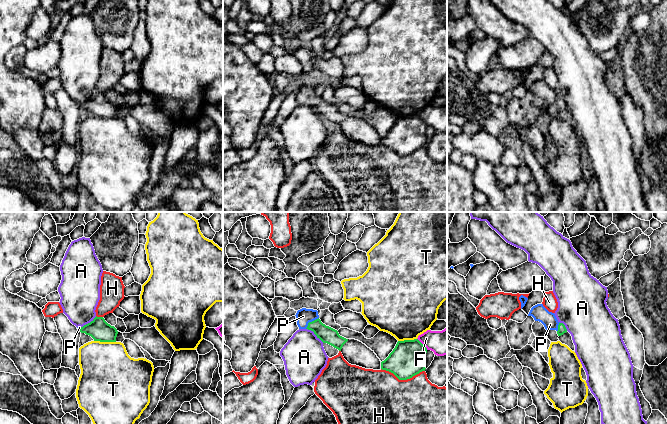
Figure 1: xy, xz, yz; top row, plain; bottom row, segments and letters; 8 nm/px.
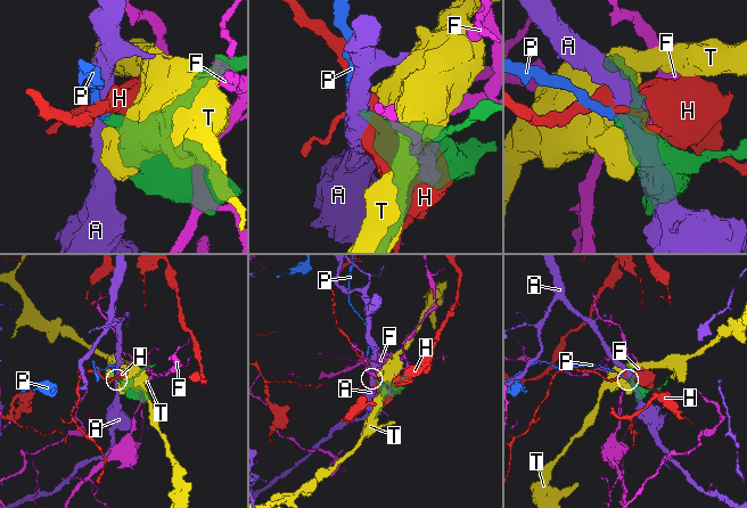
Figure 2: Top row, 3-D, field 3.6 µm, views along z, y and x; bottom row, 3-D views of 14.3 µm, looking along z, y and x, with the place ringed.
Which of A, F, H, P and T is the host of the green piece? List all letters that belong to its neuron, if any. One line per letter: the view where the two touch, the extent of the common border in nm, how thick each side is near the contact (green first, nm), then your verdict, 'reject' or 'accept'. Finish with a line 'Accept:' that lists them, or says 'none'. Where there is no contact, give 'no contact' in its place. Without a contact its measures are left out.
A: contact in xz; length 180 nm; calibres 140 and 340 nm; reject
F: contact in xz; length 130 nm; calibres 280 and 200 nm; reject
H: contact in xz; length 360 nm; calibres 280 and 500 nm; reject
P: contact in xz; length 140 nm; calibres 140 and 130 nm; accept
T: contact in xy; length 180 nm; calibres 170 and 440 nm; reject
Accept: P

